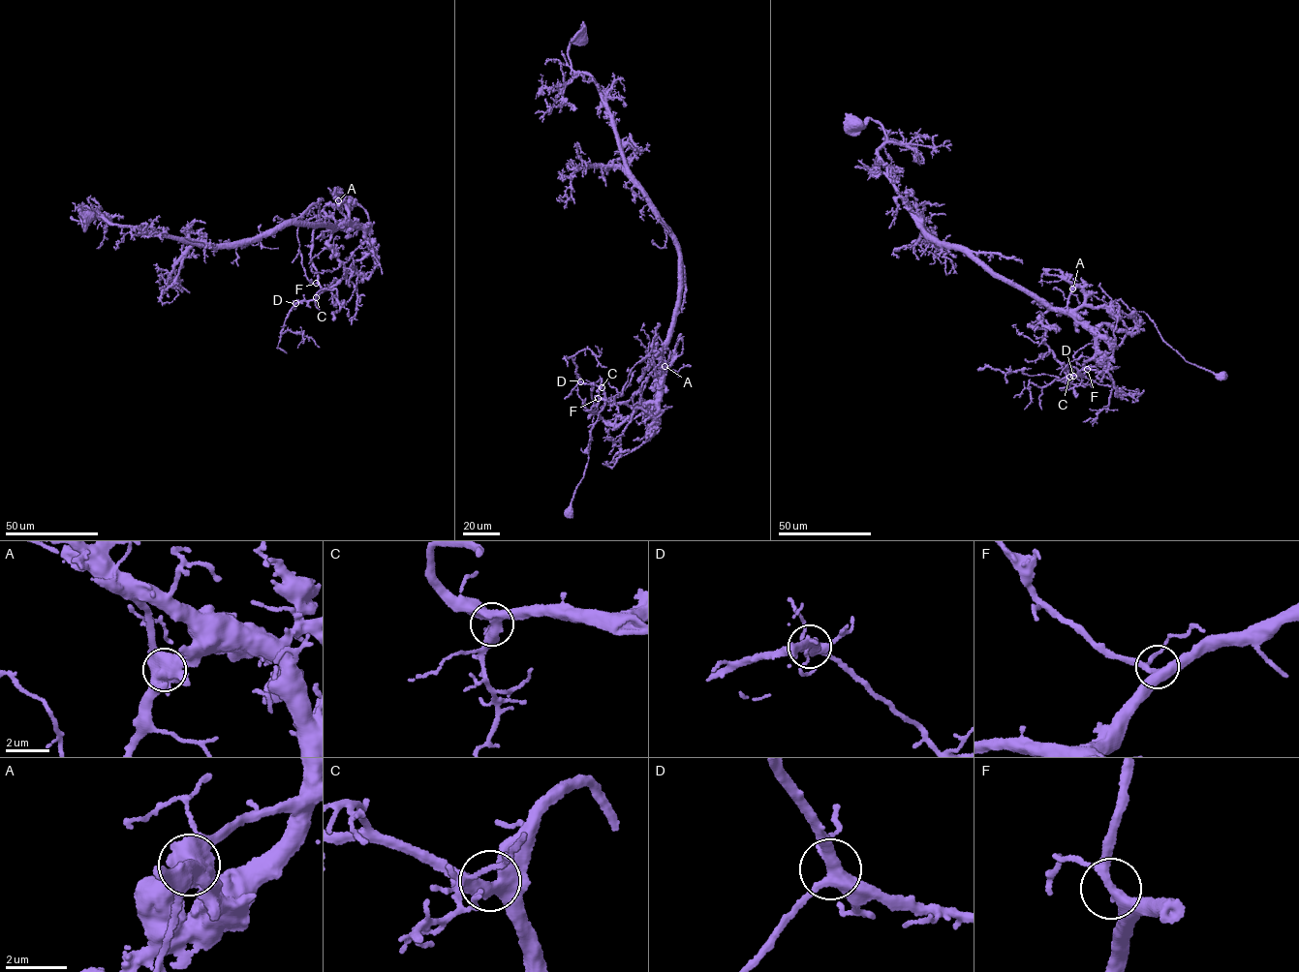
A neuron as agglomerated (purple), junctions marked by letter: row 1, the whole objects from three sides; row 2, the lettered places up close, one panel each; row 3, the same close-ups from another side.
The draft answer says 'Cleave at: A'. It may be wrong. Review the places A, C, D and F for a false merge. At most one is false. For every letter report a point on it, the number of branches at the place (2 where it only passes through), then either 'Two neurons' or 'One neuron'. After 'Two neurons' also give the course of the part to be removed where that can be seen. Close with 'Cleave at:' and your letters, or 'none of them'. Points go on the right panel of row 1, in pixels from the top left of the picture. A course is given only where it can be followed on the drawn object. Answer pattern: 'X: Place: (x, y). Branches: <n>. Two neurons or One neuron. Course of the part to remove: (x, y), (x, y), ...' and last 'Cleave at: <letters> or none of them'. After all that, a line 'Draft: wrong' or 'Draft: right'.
A: Place: (1072, 288). Branches: 4. Two neurons. Course of the part to remove: (1072, 288), (1068, 313), (1113, 348), (1084, 361), (1082, 376), (1075, 352), (1136, 312), (1187, 361), (1227, 376)
C: Place: (1069, 377). Branches: 4. One neuron
D: Place: (1073, 376). Branches: 4. One neuron
F: Place: (1087, 369). Branches: 4. One neuron
Cleave at: A
Draft: right

